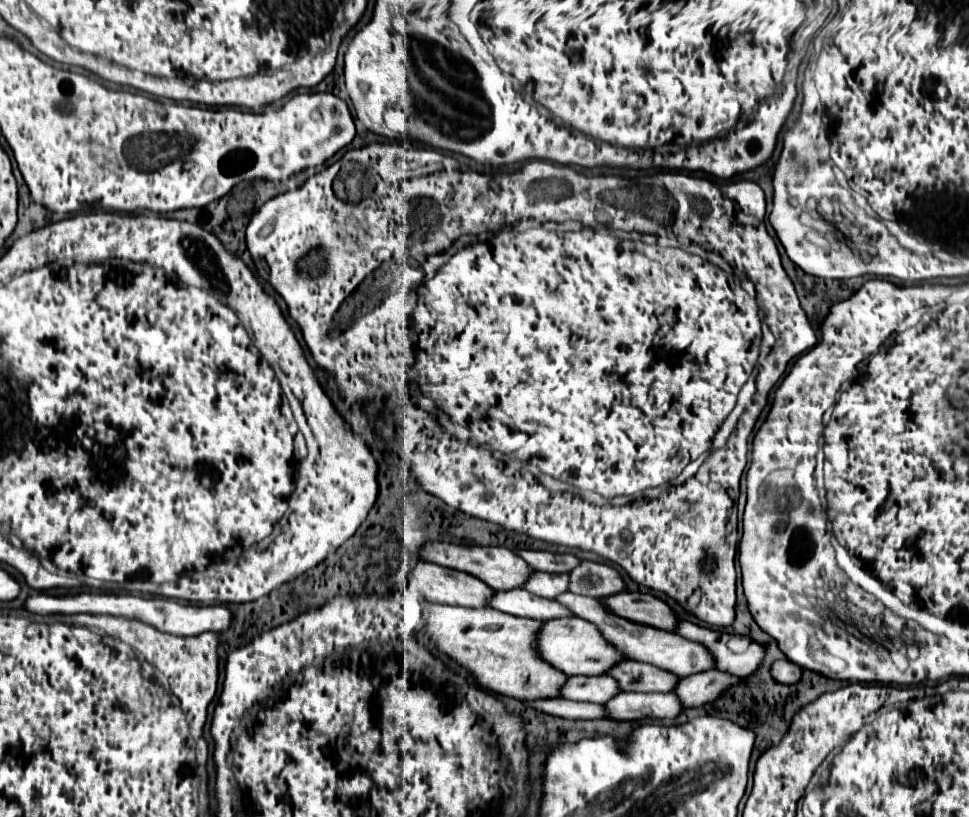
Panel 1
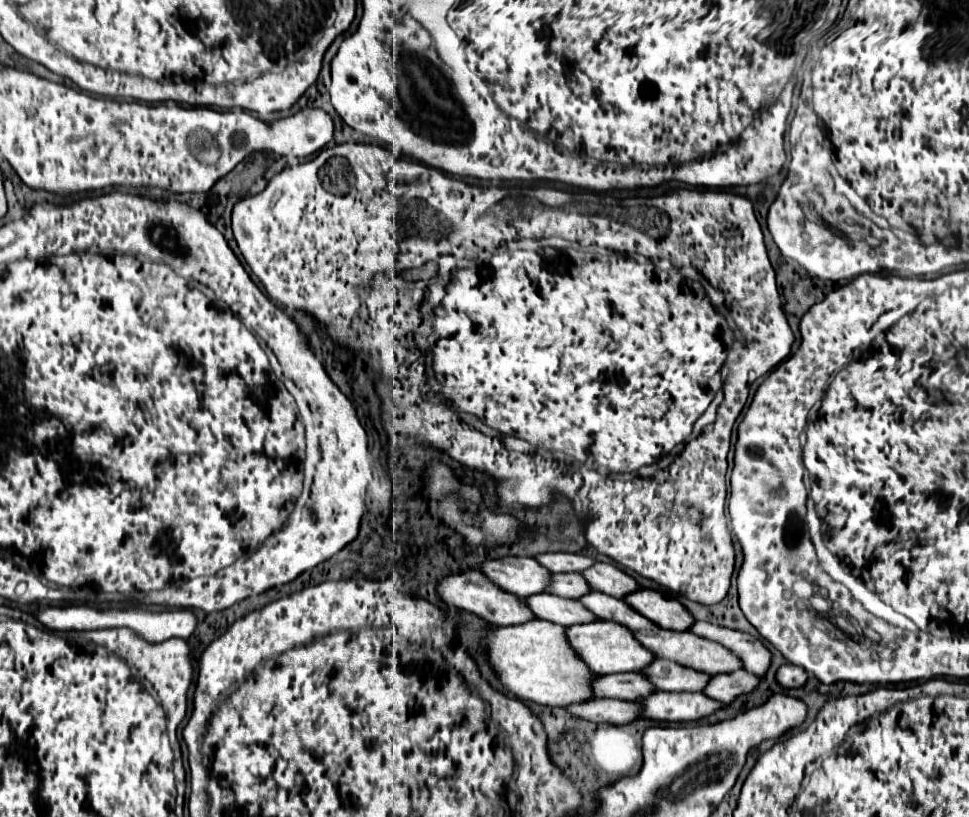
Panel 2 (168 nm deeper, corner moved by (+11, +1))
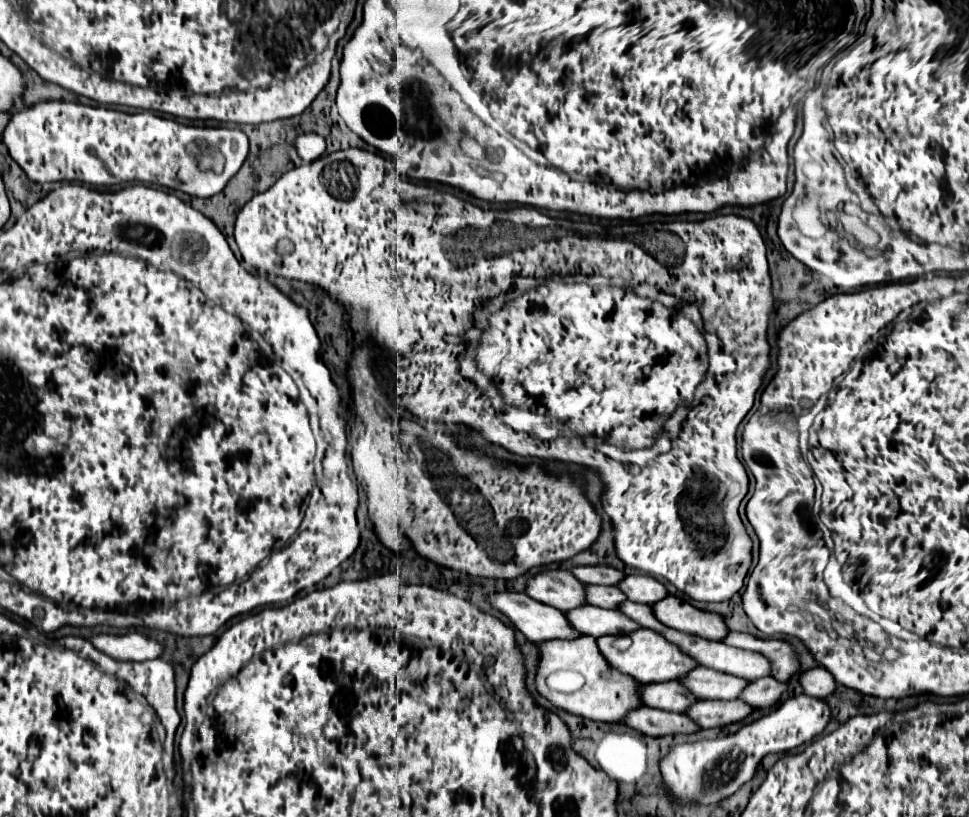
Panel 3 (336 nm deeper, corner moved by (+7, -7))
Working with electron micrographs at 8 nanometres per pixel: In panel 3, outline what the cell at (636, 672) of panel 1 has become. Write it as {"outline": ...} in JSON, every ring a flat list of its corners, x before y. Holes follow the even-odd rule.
{"outline":[[696,667,678,679,696,699,736,699,748,681,712,669]]}

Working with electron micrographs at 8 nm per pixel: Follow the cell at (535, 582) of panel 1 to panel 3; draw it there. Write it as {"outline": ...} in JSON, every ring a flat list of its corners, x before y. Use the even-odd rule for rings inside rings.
{"outline":[[586,585,586,603,604,607,604,609,616,609,622,601,626,601,626,595,620,593,618,587,606,587,606,585]]}

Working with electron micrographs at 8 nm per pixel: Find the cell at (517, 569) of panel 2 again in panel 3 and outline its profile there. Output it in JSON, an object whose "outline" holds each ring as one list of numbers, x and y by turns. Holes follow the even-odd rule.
{"outline":[[544,569,532,575,526,583,526,595,556,607,560,611,568,611,586,603,586,585,566,569]]}

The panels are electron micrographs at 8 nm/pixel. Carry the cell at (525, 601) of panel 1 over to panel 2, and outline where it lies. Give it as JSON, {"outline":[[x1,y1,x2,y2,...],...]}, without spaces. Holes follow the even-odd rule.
{"outline":[[542,593,542,595,532,595,524,601,538,619,546,619,564,627,598,621,596,615,590,609,584,609,584,605,578,599,564,599,558,595]]}

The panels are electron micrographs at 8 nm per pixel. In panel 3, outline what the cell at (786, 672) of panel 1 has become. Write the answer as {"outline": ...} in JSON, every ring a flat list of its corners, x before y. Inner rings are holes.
{"outline":[[816,667,816,669,808,669,808,671,802,671,800,677,798,677,798,683,802,687,802,691,810,697,826,697,834,691,834,677,824,671,822,667]]}

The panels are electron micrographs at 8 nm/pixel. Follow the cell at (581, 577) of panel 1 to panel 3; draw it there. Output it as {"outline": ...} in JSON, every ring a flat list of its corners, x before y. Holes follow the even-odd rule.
{"outline":[[628,575,616,587,620,587,620,591,624,591,626,597,634,603,654,605,666,597,664,585,650,575]]}

